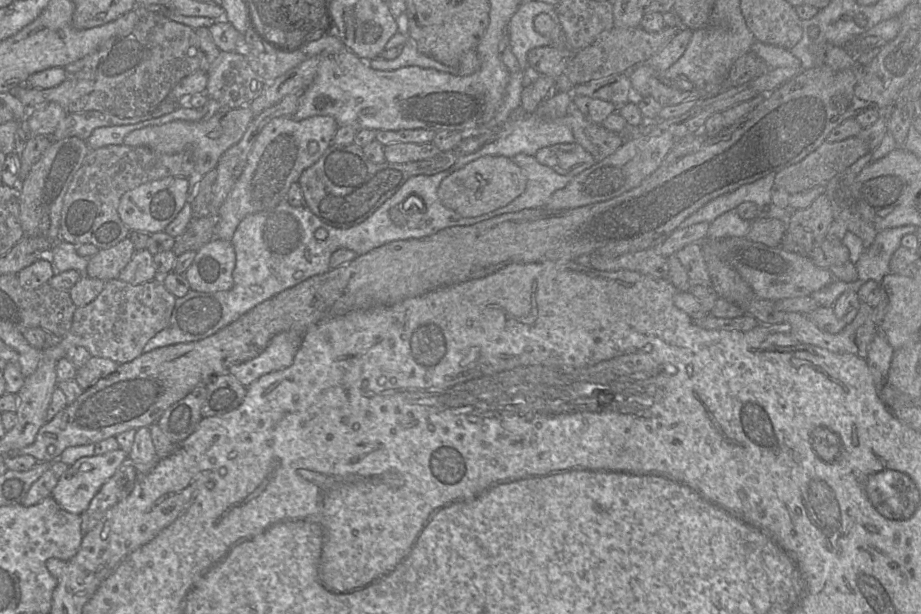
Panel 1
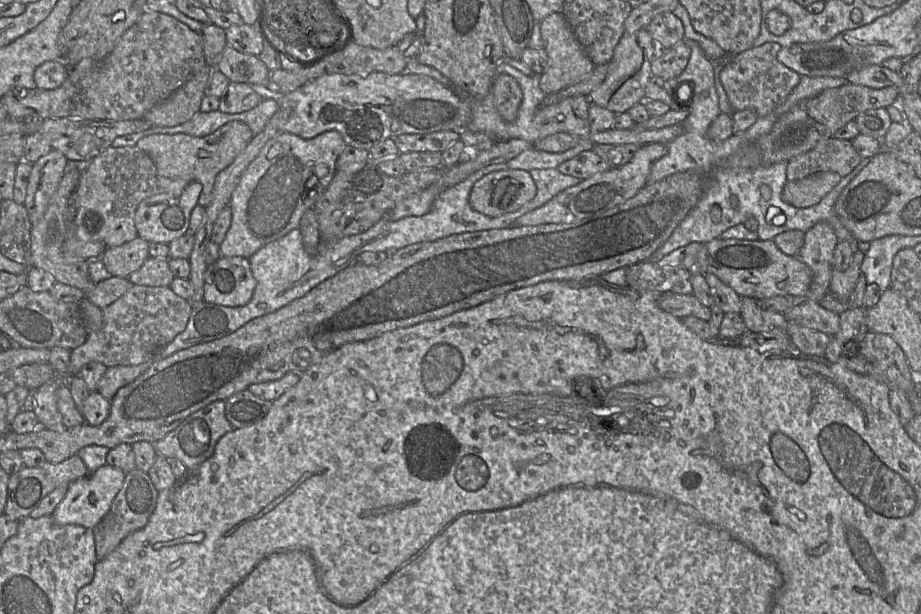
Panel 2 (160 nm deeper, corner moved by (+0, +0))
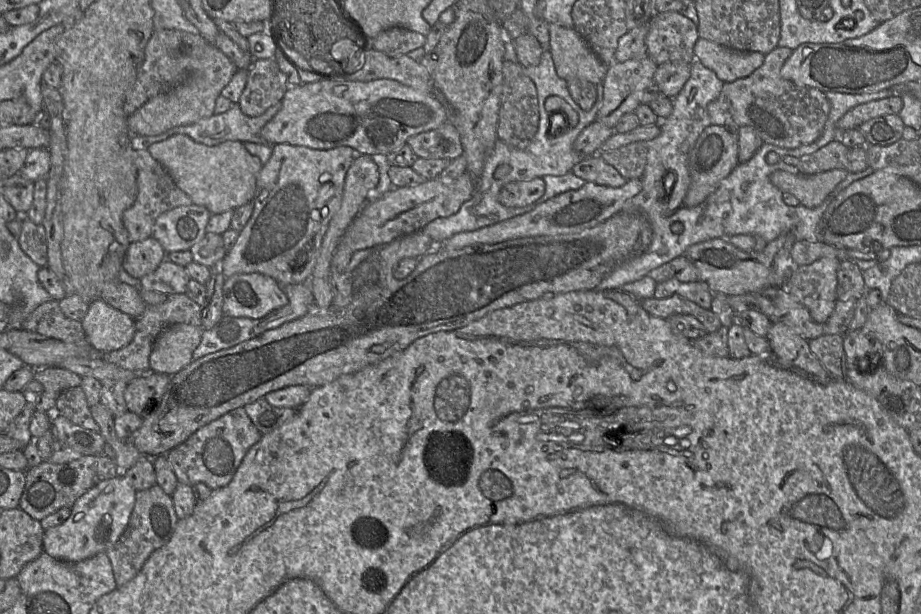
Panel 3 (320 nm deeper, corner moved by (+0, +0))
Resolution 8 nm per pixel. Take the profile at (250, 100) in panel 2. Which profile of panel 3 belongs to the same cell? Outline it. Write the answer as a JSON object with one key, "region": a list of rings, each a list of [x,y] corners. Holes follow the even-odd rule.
{"region":[[[274,58],[253,60],[238,105],[250,117],[259,116],[281,102],[288,84]]]}

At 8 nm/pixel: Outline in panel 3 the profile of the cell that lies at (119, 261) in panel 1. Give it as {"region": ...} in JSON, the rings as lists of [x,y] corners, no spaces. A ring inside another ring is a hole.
{"region":[[[153,237],[131,242],[124,256],[122,269],[133,278],[141,279],[155,271],[166,256],[167,252]]]}

